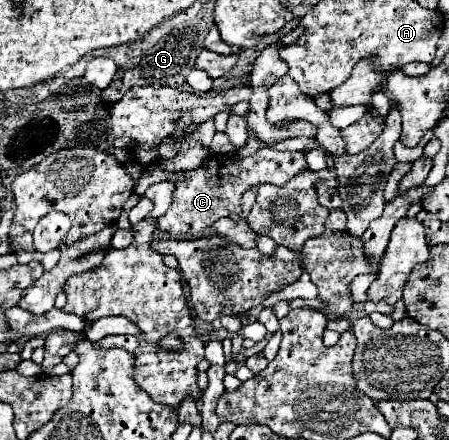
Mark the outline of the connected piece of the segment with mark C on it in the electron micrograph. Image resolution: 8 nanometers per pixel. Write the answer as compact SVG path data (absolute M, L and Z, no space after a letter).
M270 146L258 150L254 156L236 158L236 156L210 156L200 168L190 170L184 180L174 182L174 202L170 210L158 220L162 232L172 236L180 234L198 234L204 228L212 226L216 220L240 212L240 198L246 190L260 184L284 186L292 176L308 170L304 152L278 152Z

